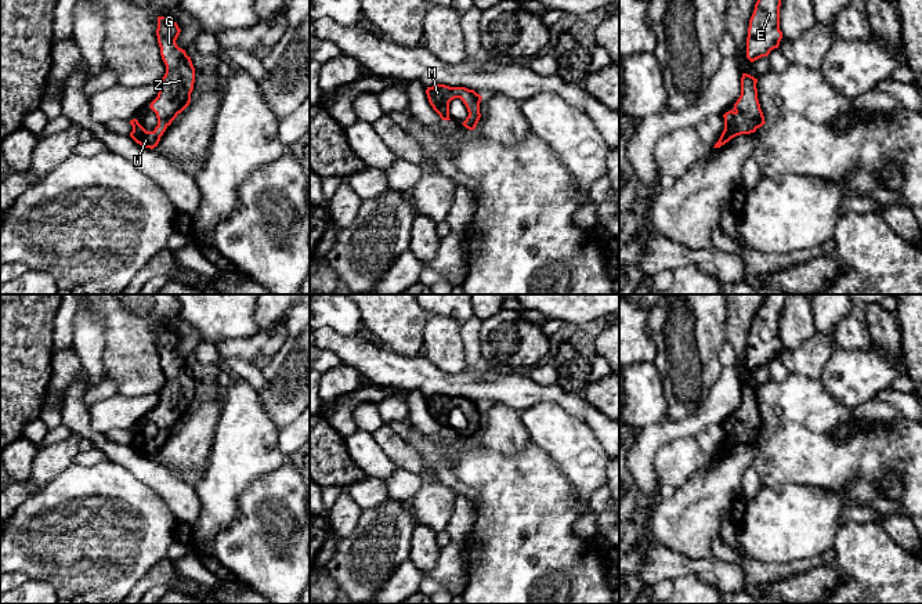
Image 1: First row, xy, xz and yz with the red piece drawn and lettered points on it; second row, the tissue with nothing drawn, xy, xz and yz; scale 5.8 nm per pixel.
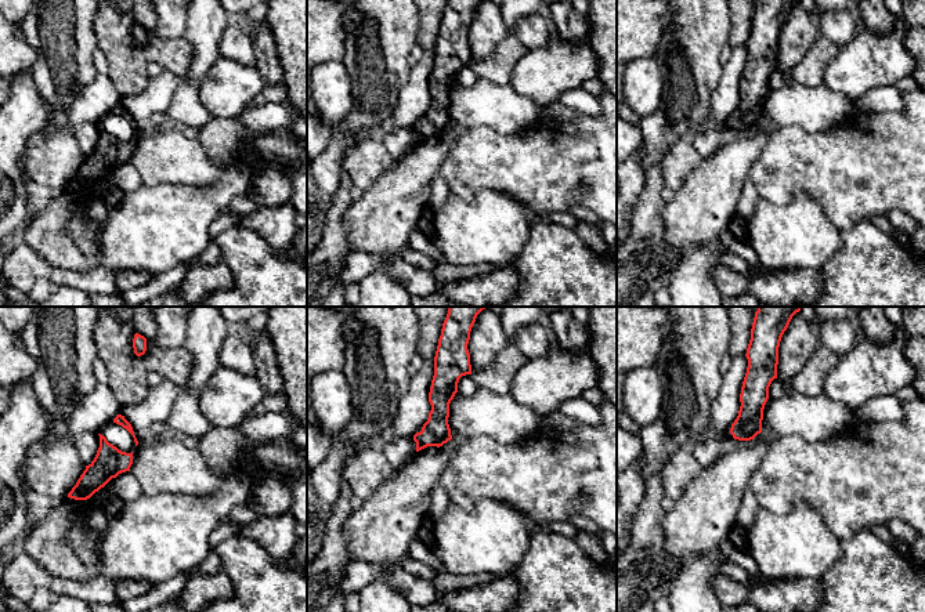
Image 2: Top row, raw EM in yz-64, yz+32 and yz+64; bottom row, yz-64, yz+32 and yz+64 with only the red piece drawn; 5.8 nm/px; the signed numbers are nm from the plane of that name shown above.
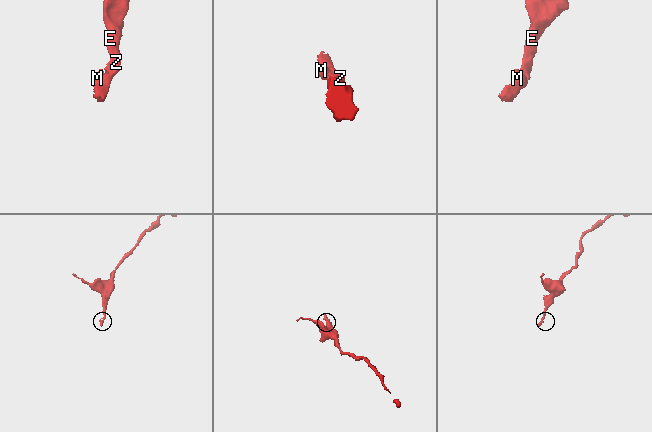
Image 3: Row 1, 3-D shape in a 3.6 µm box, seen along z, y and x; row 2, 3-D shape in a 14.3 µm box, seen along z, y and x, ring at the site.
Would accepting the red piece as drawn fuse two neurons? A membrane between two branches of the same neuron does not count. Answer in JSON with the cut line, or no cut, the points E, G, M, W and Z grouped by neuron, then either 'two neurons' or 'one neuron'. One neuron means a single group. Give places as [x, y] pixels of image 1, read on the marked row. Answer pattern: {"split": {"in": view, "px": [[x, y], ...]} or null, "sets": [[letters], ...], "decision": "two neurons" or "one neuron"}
{"split": null, "sets": [["E", "G", "M", "W", "Z"]], "decision": "one neuron"}

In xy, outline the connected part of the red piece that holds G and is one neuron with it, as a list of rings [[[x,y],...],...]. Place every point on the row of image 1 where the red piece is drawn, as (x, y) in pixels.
[[[158,17],[158,43],[166,65],[166,73],[159,84],[158,97],[149,108],[156,113],[158,126],[147,131],[137,119],[130,120],[133,131],[130,137],[140,145],[153,149],[171,122],[191,102],[195,83],[195,68],[191,57],[176,43],[181,29],[170,17]]]

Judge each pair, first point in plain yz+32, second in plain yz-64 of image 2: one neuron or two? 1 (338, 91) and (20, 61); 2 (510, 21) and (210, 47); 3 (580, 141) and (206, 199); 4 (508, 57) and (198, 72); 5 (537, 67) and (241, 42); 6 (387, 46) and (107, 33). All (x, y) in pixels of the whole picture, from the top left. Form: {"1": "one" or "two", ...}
{"1": "two", "2": "one", "3": "two", "4": "two", "5": "two", "6": "two"}

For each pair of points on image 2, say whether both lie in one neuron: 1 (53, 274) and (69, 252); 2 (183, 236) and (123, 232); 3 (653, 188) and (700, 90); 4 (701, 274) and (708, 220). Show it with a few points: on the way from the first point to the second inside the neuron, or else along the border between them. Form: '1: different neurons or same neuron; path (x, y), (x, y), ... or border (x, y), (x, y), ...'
1: different neurons; border (31, 249), (62, 268), (85, 272), (90, 267)
2: same neuron; path (167, 232), (138, 232)
3: same neuron; path (653, 163), (654, 147), (675, 126), (676, 115)
4: different neurons; border (718, 239), (709, 243), (694, 245), (683, 253)

